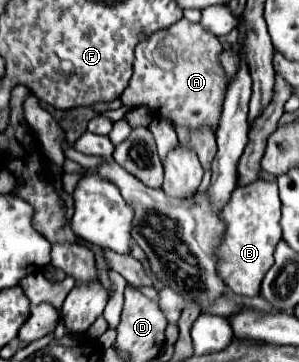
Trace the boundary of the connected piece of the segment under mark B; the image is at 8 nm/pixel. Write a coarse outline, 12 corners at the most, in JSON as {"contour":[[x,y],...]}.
{"contour":[[277,182],[239,186],[221,212],[219,274],[257,296],[281,240]]}

